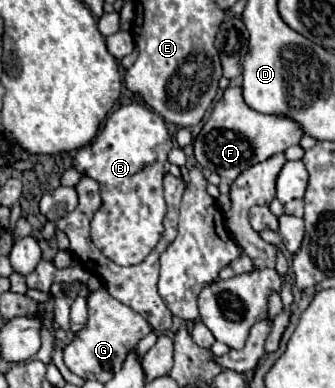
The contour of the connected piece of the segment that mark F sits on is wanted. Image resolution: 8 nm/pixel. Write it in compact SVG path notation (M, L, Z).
M230 86L196 136L194 158L202 168L220 174L226 180L236 180L238 174L242 174L246 168L284 152L288 146L298 144L300 138L302 132L298 132L298 124L294 124L294 120L286 120L284 116L266 116L250 110L250 106L242 100L242 88Z

